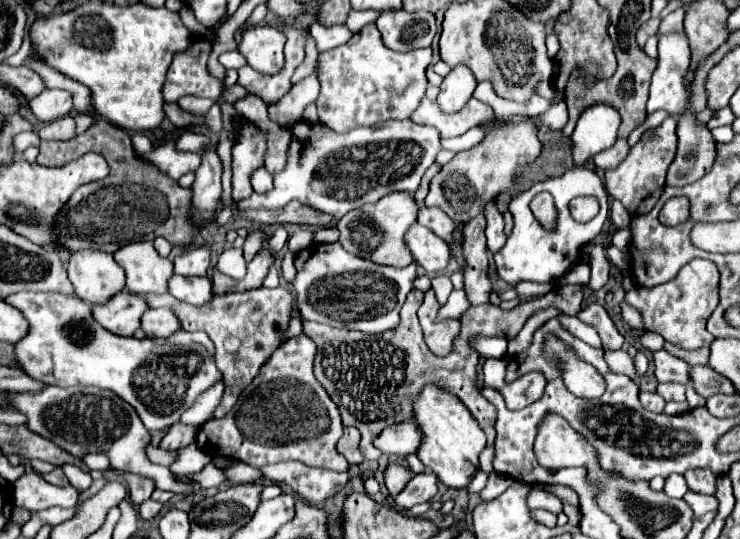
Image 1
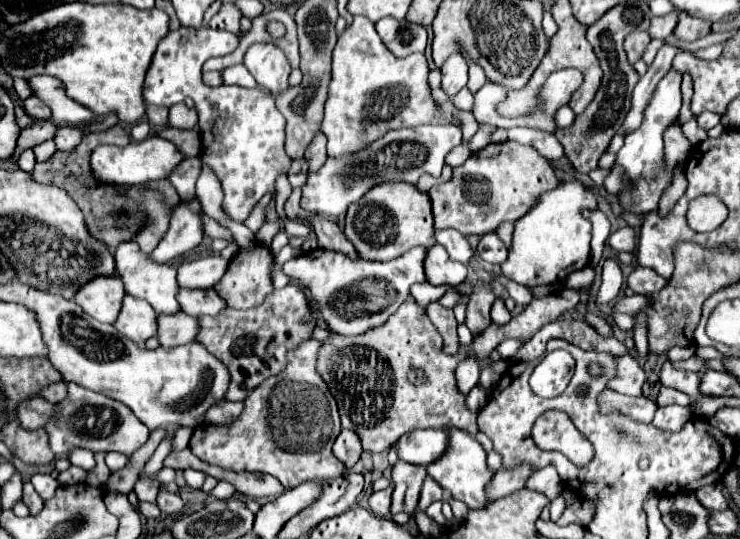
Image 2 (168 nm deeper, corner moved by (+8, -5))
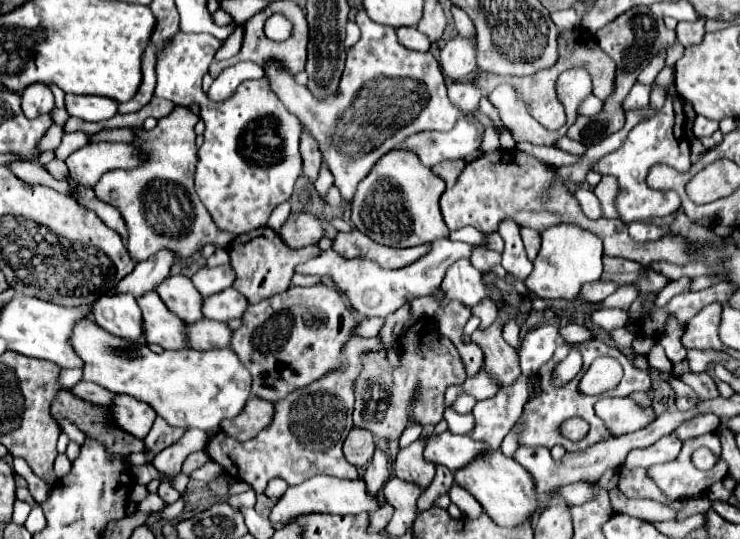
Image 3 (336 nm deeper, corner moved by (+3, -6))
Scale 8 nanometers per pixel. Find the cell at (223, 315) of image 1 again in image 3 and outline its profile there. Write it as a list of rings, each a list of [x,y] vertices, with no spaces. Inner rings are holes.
[[[327,283],[313,287],[289,287],[261,303],[249,305],[241,327],[231,333],[231,349],[253,377],[251,393],[267,401],[279,401],[285,393],[317,381],[327,369],[339,365],[339,351],[355,327],[347,299]]]

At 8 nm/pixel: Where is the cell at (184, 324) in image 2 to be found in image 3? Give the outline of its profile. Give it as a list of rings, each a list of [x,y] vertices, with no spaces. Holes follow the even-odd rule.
[[[199,319],[195,323],[185,323],[185,337],[187,337],[189,347],[193,347],[197,351],[229,347],[231,329],[227,323]]]

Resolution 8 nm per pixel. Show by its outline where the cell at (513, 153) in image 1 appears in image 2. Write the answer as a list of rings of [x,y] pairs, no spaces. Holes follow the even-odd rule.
[[[516,142],[488,144],[474,152],[462,166],[454,168],[454,176],[446,184],[432,186],[428,190],[432,200],[434,224],[438,230],[456,228],[458,232],[488,234],[494,232],[502,222],[516,222],[520,216],[532,210],[534,200],[544,192],[558,188],[558,178],[552,164],[536,152],[532,146]]]

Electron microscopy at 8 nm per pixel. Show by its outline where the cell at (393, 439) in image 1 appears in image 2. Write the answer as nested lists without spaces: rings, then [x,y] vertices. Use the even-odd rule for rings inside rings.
[[[416,430],[402,436],[396,444],[398,456],[408,464],[428,466],[436,462],[448,448],[448,432],[444,430]]]

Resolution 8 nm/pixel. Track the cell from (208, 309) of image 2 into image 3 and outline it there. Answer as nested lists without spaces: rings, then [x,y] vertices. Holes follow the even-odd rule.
[[[229,287],[229,289],[225,289],[223,293],[215,293],[215,295],[211,295],[211,297],[205,297],[205,299],[203,299],[203,305],[201,305],[201,313],[203,313],[203,317],[207,317],[207,319],[221,317],[221,319],[217,319],[217,321],[227,323],[227,321],[231,321],[231,319],[225,319],[225,317],[239,319],[241,313],[245,311],[245,307],[247,307],[245,297],[243,297],[239,291],[235,291],[233,287]]]

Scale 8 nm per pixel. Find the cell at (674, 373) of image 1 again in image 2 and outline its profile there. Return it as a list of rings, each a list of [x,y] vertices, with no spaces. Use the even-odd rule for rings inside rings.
[[[666,362],[662,366],[662,374],[660,374],[660,382],[664,386],[676,388],[684,394],[688,394],[692,400],[696,400],[700,396],[700,376],[696,372],[684,372],[684,370],[676,370],[670,362]]]

